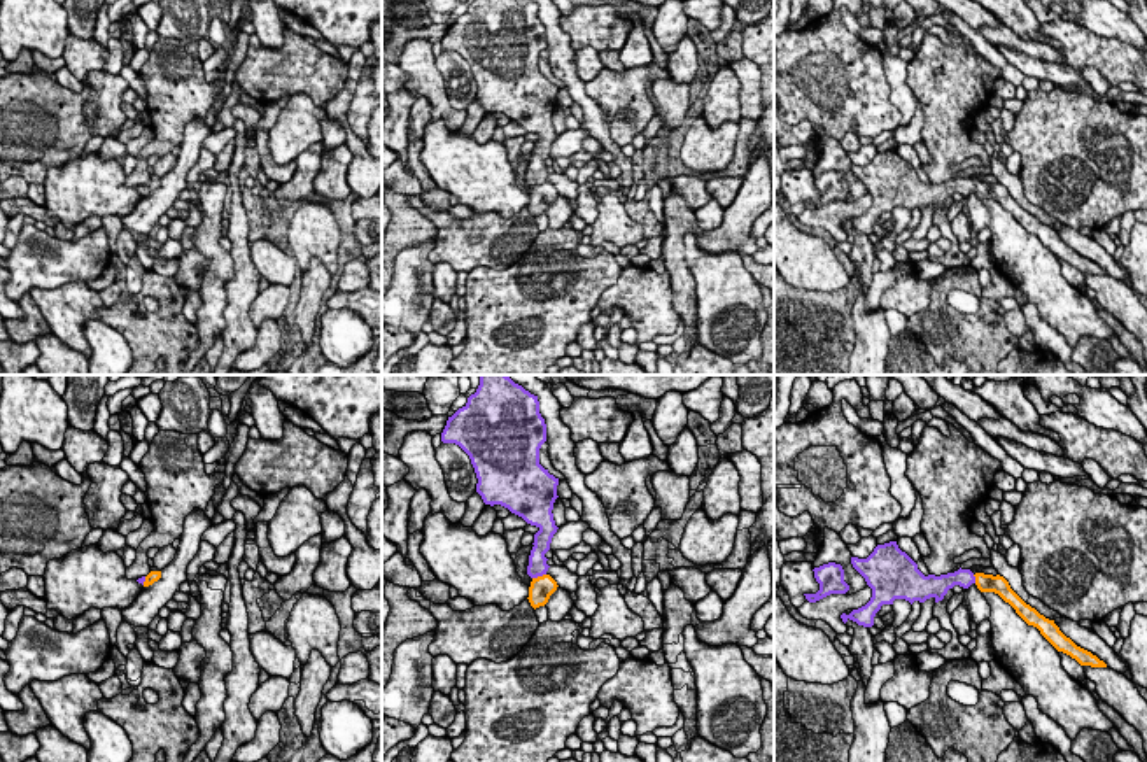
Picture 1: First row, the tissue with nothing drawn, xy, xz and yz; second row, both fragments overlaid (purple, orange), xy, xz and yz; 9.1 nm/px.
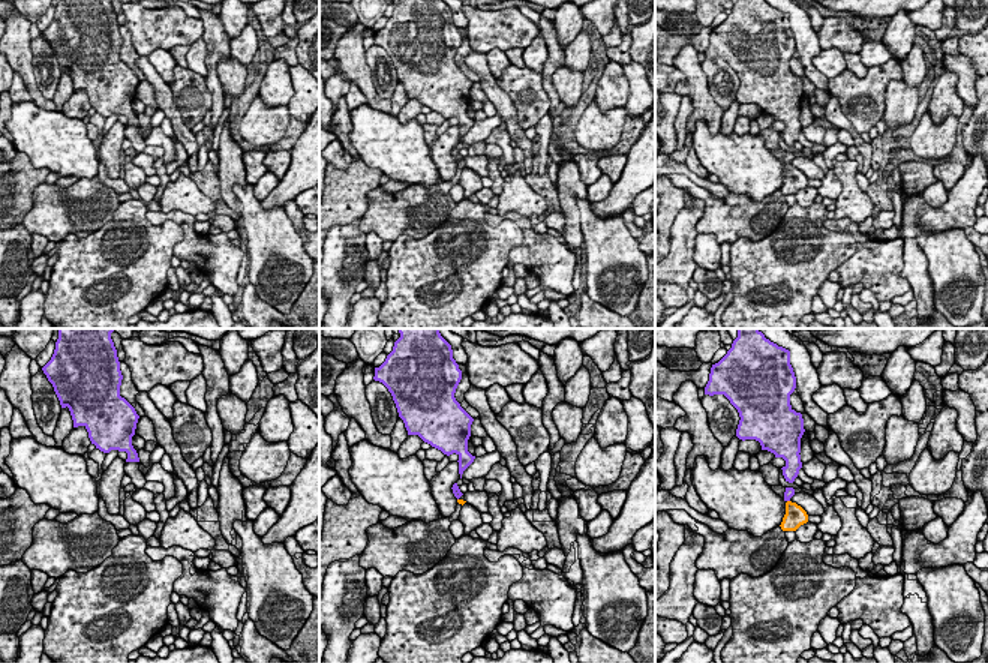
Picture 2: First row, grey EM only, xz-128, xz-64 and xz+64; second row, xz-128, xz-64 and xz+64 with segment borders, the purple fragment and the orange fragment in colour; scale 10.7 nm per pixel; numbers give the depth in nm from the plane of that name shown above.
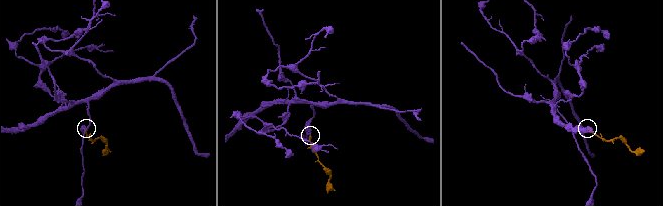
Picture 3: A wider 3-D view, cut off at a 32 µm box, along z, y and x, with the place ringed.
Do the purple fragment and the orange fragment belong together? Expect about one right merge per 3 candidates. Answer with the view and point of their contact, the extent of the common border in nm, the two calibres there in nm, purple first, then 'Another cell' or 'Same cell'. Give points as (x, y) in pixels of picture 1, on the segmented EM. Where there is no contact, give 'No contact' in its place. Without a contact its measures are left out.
Touches purple at xz (538, 575). Shared border 140 nm. Thickness 170 nm (purple) against 220 nm. Same cell

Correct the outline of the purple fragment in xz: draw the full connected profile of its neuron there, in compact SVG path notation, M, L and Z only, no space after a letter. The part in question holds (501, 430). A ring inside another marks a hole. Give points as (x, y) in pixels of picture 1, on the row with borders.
M508 375L478 377L476 392L448 417L441 441L455 443L469 455L478 478L476 492L485 504L501 504L539 529L527 566L532 578L527 599L536 610L559 587L546 573L545 557L559 529L552 513L559 478L539 464L546 424L538 396Z

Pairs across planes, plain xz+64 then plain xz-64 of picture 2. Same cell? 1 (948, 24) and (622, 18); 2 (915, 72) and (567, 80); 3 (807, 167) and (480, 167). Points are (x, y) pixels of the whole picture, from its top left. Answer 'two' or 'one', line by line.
1: two
2: two
3: one

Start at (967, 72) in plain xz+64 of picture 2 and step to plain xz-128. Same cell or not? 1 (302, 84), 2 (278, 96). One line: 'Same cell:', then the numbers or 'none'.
Same cell: 1

